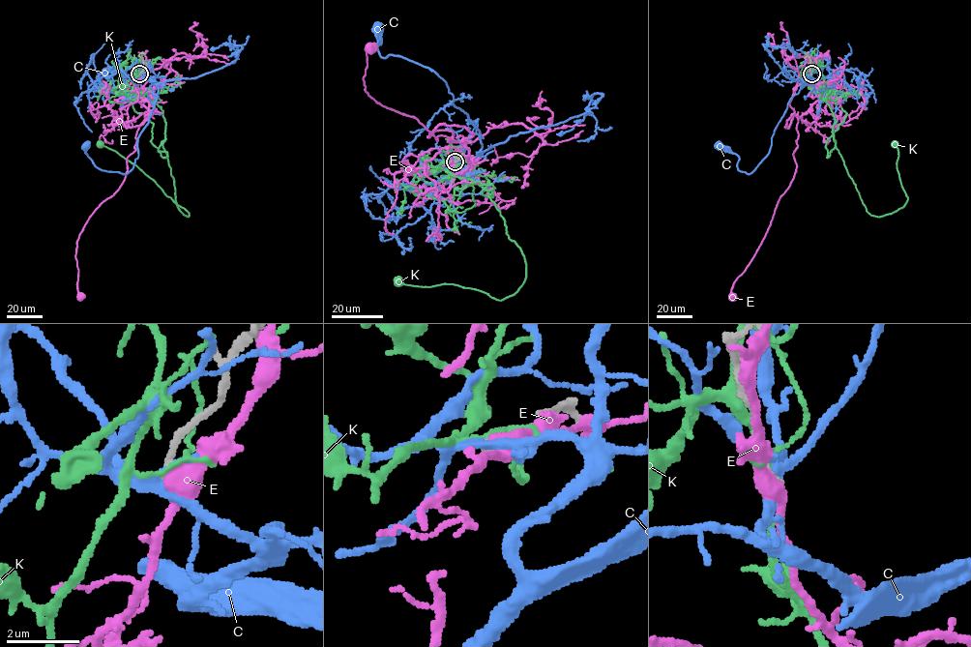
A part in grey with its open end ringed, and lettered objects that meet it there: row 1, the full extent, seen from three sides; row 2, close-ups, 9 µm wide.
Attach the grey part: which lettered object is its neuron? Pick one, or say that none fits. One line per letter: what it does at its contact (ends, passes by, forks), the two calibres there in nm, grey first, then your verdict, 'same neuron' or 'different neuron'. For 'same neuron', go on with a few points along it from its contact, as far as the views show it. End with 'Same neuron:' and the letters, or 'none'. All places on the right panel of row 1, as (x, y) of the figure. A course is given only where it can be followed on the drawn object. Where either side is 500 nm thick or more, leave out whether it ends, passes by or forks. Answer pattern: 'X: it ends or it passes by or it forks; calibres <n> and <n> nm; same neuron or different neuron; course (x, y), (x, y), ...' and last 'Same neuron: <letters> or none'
C: it forks; calibres 200 and 180 nm; different neuron
E: it passes by; calibres 200 and 400 nm; different neuron
K: it forks; calibres 200 and 90 nm; different neuron
Same neuron: none

